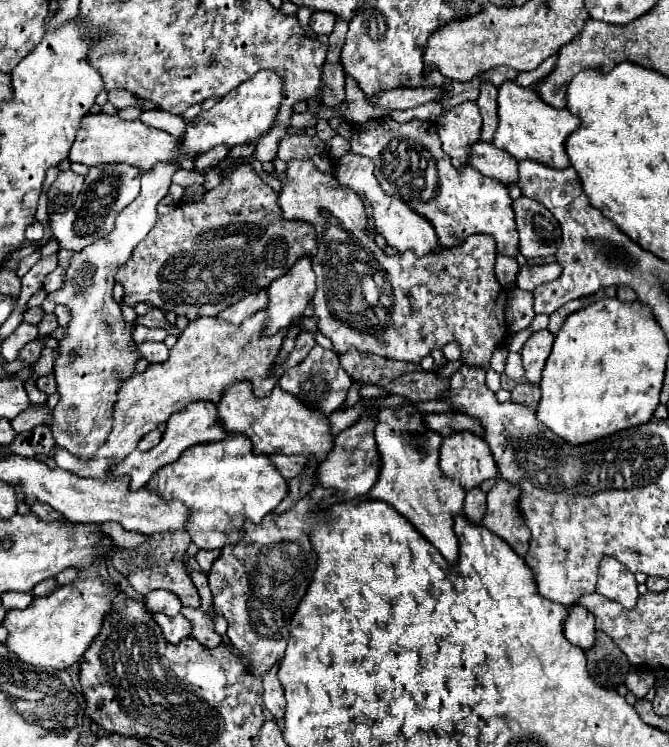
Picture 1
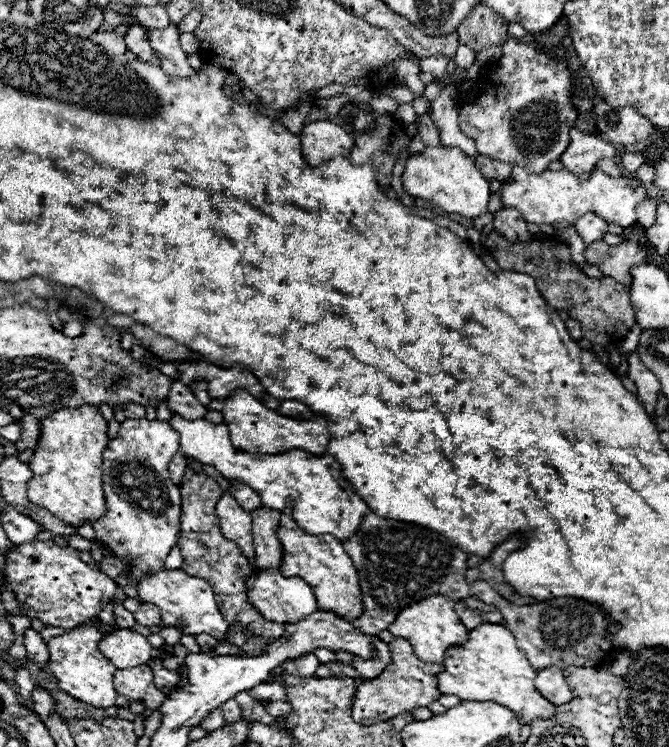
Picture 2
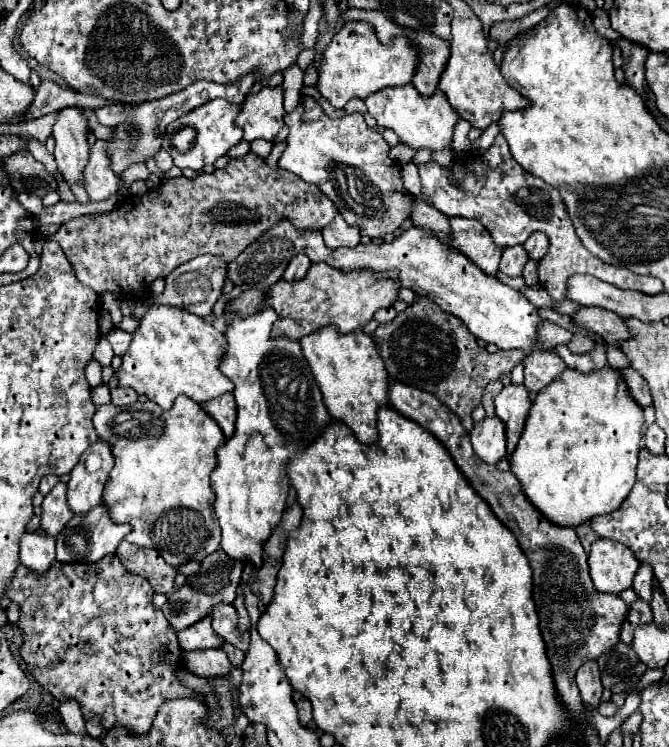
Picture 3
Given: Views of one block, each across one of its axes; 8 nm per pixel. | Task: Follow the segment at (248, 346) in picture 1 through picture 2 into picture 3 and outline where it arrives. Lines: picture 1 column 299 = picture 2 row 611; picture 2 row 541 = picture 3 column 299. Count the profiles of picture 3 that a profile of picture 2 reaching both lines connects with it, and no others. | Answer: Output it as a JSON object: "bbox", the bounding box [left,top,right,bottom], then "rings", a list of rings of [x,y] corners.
{"bbox":[260,262,400,340],"rings":[[[320,262],[312,264],[306,278],[302,280],[278,280],[276,284],[272,284],[268,298],[260,308],[274,308],[278,314],[273,336],[284,334],[292,340],[300,340],[302,336],[328,324],[338,326],[338,330],[344,334],[362,328],[368,320],[372,320],[376,310],[390,308],[398,300],[398,290],[400,282],[396,270],[381,273],[373,273],[366,269],[340,272]]]}

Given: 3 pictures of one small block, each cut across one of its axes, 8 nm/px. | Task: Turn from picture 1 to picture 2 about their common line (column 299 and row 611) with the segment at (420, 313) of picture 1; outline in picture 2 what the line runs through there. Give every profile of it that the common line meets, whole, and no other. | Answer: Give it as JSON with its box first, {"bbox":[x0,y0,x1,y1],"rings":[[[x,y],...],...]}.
{"bbox":[136,568,228,638],"rings":[[[162,568],[156,574],[144,574],[136,588],[138,588],[138,596],[142,598],[142,602],[150,602],[160,608],[162,622],[166,626],[174,626],[176,622],[180,622],[180,630],[184,630],[186,634],[194,634],[194,636],[200,632],[208,632],[216,638],[222,638],[228,632],[228,624],[216,606],[214,592],[210,584],[202,578],[188,576],[182,570]]]}

